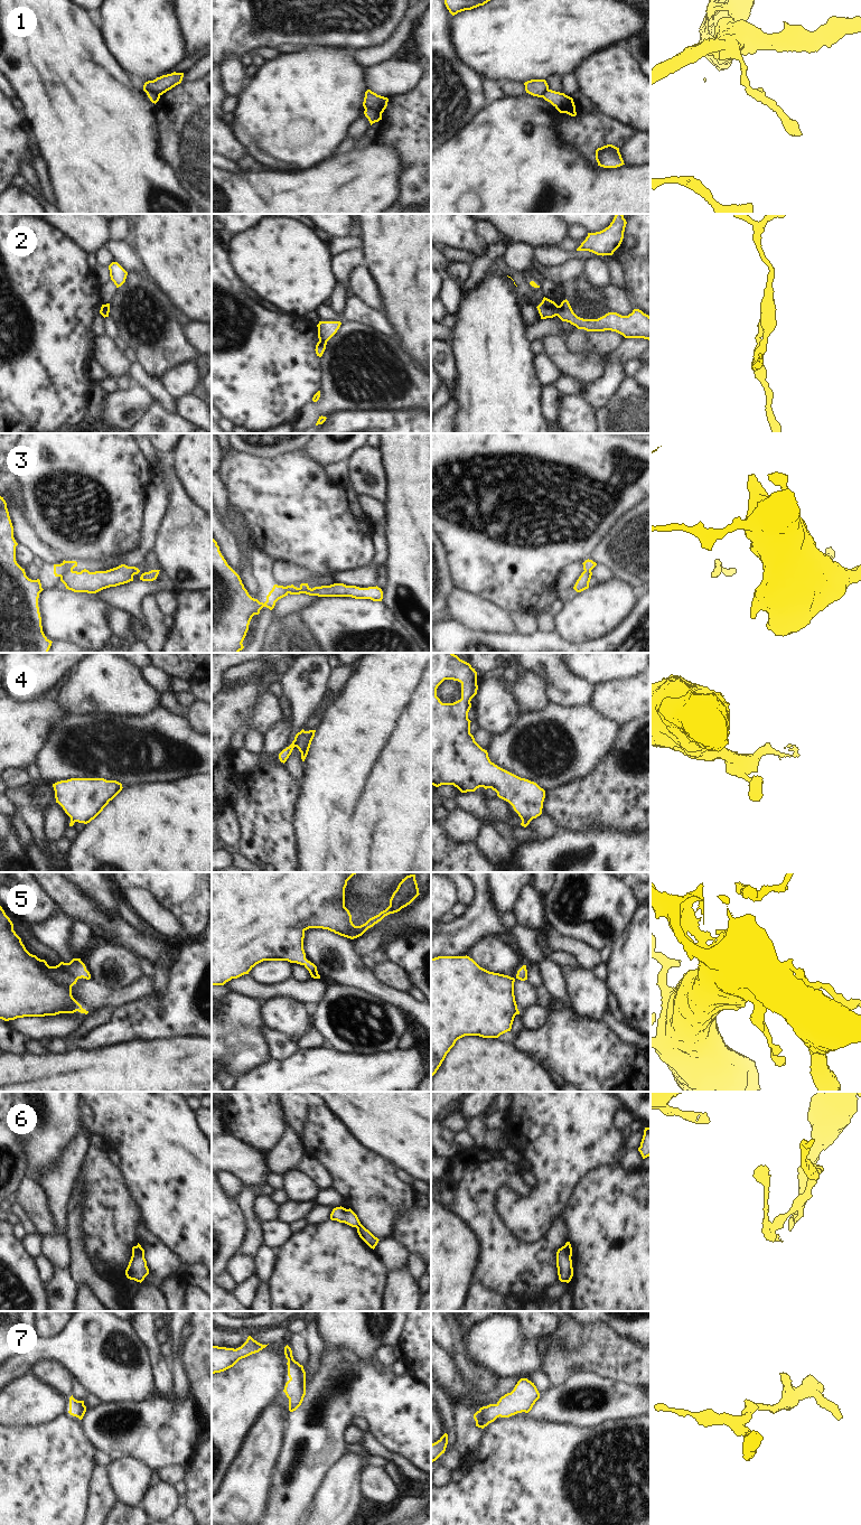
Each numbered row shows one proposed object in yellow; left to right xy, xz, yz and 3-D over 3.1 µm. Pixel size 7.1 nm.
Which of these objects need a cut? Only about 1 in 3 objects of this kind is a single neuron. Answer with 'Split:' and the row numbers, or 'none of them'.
Split: 1, 2, 3, 4, 6

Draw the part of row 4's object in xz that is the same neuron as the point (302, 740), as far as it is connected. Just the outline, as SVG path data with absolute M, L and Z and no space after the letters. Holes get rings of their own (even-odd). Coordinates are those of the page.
M302 729L300 732L296 735L294 740L292 741L293 748L297 747L301 752L302 761L305 761L308 755L311 741L315 737L315 732L316 730L305 731Z

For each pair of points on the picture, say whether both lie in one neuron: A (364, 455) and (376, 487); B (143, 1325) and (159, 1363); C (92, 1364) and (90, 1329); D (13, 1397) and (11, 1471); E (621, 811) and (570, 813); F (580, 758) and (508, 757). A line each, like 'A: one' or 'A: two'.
A: one
B: one
C: one
D: two
E: one
F: one

